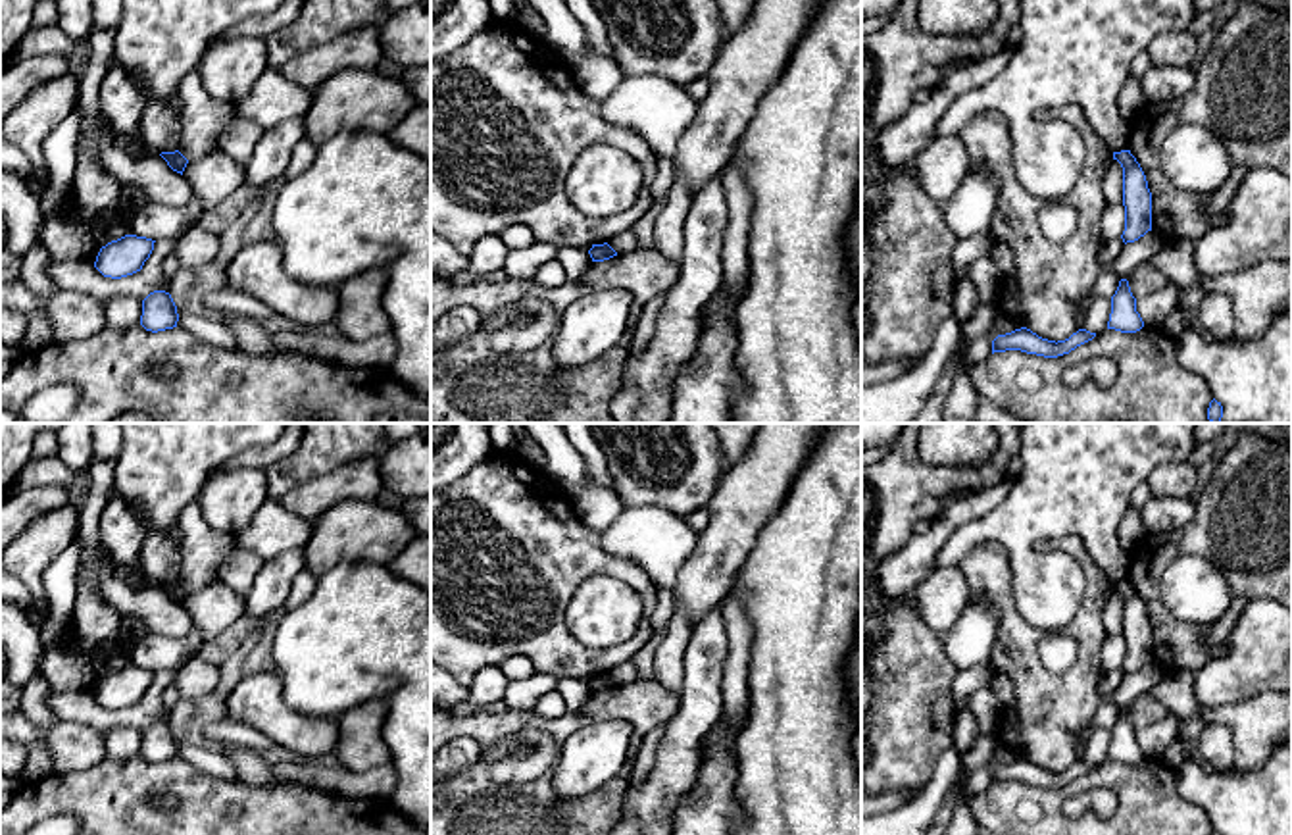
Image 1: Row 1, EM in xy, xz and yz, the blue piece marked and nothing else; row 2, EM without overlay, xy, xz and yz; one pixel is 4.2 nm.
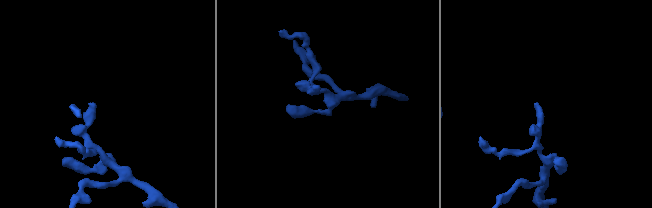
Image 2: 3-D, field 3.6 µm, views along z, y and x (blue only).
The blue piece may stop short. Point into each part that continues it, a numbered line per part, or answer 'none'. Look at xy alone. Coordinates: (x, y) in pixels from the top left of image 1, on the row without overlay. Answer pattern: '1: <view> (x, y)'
none

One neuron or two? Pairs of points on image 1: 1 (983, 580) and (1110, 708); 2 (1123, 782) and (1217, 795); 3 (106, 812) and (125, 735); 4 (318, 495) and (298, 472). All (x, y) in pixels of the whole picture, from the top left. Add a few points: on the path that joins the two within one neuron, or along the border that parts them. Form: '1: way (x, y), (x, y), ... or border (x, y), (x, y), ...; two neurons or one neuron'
1: border (1104, 672), (1093, 720), (1075, 737); two neurons
2: border (1175, 770), (1177, 791), (1206, 814); two neurons
3: border (106, 755), (116, 762), (139, 757); two neurons
4: border (348, 464), (297, 485), (281, 501); two neurons

